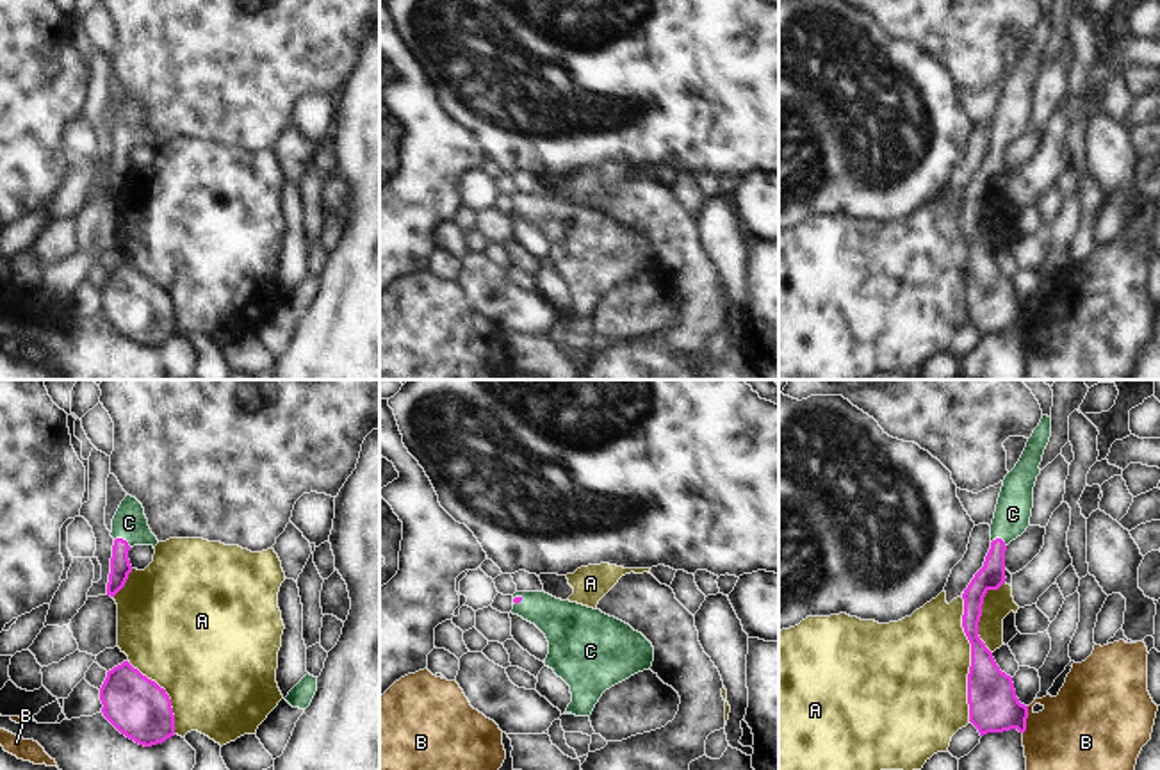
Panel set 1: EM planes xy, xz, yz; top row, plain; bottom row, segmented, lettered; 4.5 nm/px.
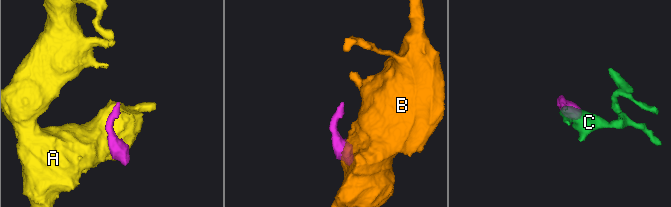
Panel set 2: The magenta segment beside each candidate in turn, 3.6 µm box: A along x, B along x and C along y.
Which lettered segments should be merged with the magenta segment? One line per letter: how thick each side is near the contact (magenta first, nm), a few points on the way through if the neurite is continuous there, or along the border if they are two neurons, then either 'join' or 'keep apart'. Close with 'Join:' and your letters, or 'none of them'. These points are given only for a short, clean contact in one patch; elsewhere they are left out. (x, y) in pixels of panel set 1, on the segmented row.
A: calibres 220 and 460 nm; keep apart
B: calibres 220 and 360 nm; border yz (1029, 706), (1023, 733); keep apart
C: calibres 100 and 150 nm; way xy (120, 565), (122, 539), (129, 530), (129, 523); join
Join: C

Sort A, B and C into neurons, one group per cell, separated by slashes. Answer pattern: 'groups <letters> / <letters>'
groups A / B / C

